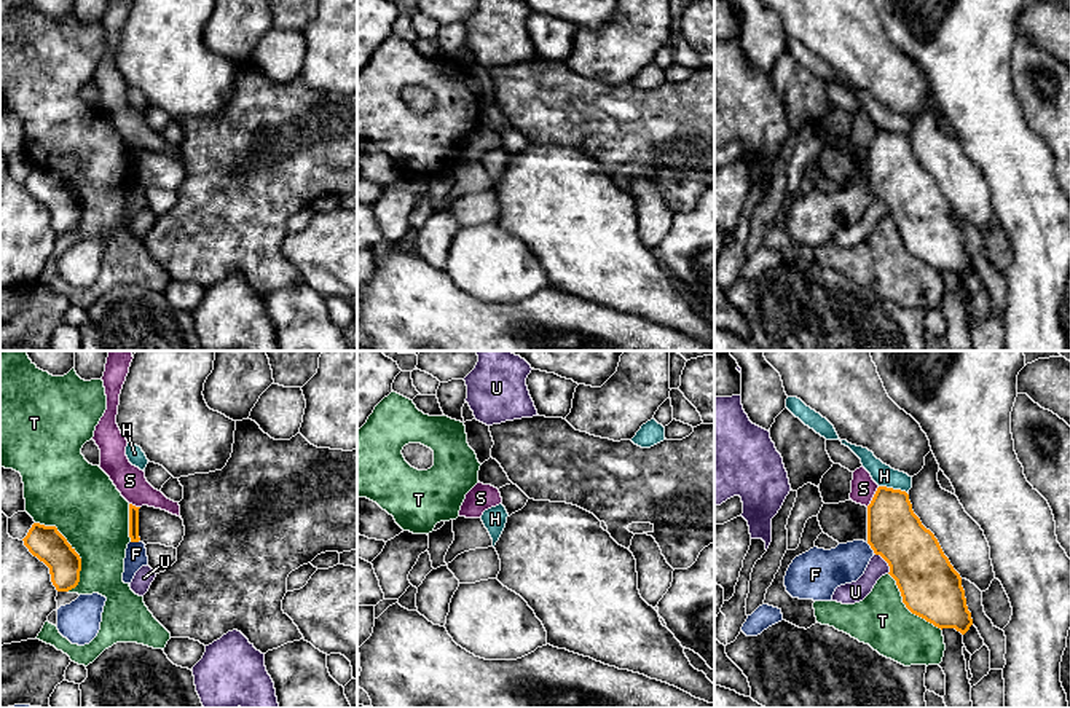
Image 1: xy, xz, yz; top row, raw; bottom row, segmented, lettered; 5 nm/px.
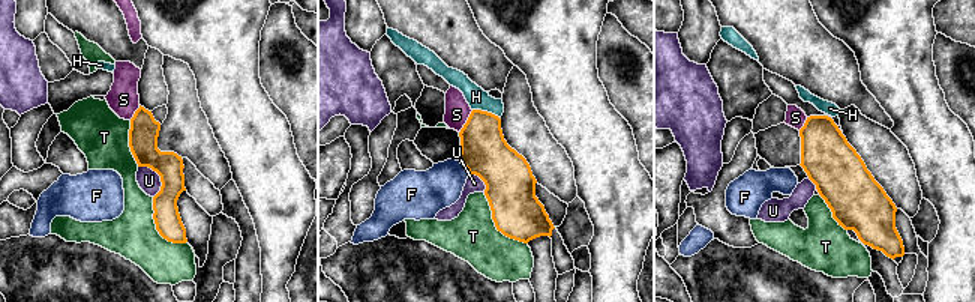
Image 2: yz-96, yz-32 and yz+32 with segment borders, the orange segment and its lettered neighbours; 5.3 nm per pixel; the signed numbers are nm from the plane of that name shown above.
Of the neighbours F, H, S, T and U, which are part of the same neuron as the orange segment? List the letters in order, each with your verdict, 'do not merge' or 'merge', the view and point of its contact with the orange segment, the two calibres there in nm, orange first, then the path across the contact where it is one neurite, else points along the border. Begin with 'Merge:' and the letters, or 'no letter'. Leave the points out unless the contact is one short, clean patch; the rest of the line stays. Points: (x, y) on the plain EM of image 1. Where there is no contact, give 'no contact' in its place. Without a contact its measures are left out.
Merge: no letter
F: do not merge; meets orange in yz at (871, 190); 280 nm thick on the orange side, 200 nm on the other
H: do not merge; meets orange in yz at (892, 131); 280 nm thick on the orange side, 110 nm on the other; border along yz (879, 128), (900, 131), (906, 136)
S: do not merge; meets orange in yz at (874, 139); 280 nm thick on the orange side, 130 nm on the other
T: do not merge; meets orange in xy at (72, 192); 170 nm thick on the orange side, 360 nm on the other
U: do not merge; meets orange in yz at (885, 203); 300 nm thick on the orange side, 110 nm on the other

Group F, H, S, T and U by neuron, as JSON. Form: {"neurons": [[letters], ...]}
{"neurons": [["F"], ["H"], ["S"], ["T"], ["U"]]}

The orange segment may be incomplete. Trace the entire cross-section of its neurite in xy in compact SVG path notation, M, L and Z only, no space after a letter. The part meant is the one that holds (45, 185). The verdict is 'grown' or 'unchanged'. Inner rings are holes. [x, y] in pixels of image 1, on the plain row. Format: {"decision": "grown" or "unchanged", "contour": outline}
{"decision": "unchanged", "contour": "M33 166L22 183L29 195L49 210L57 234L78 228L81 201L56 169Z"}

